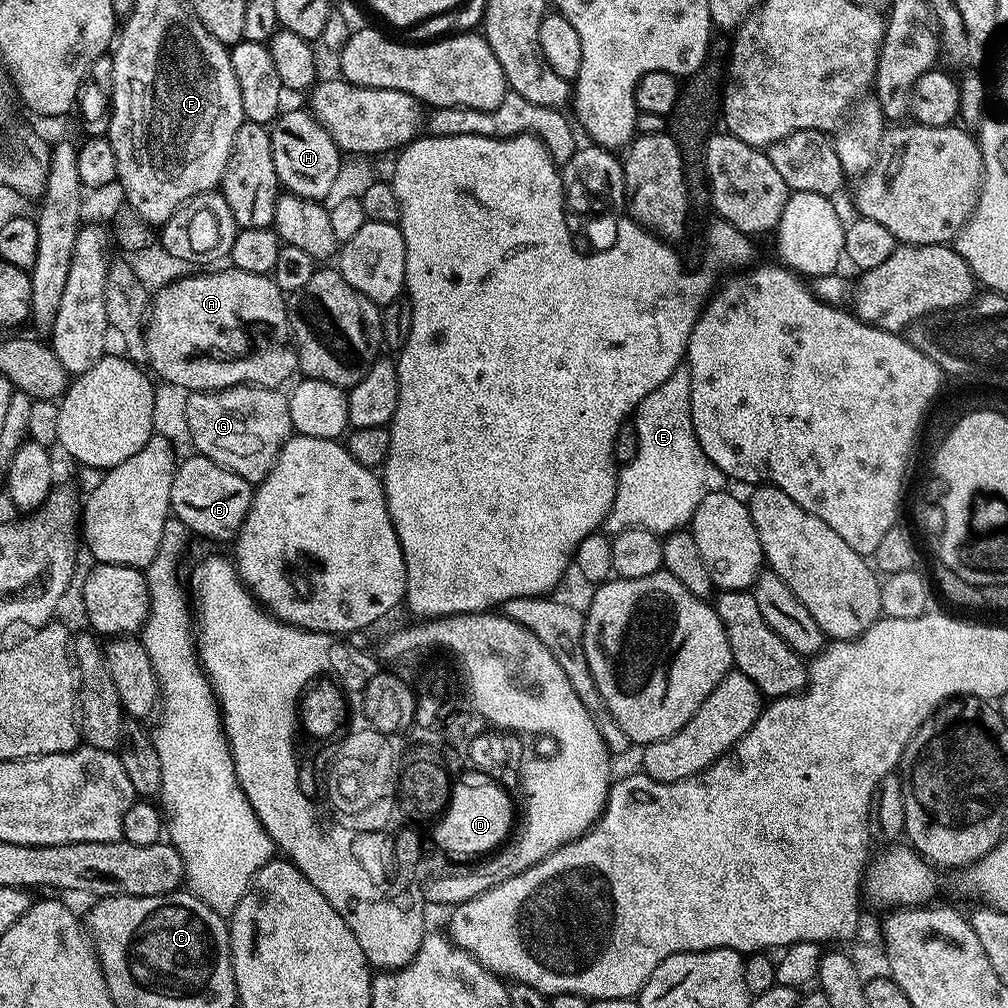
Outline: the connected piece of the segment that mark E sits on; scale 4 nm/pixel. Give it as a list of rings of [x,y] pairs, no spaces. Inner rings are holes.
[[[676,367],[674,374],[670,374],[670,378],[666,378],[666,382],[662,382],[662,386],[658,386],[658,390],[650,390],[650,394],[646,394],[646,398],[642,398],[642,402],[636,407],[634,413],[634,423],[638,430],[638,454],[634,458],[634,462],[623,465],[619,469],[616,477],[616,497],[612,503],[612,510],[608,513],[608,519],[606,521],[607,527],[612,527],[612,530],[619,530],[621,528],[645,528],[657,534],[666,534],[670,531],[680,530],[685,526],[691,525],[694,510],[698,510],[698,502],[702,502],[702,498],[707,498],[709,494],[725,491],[726,477],[722,470],[718,470],[718,466],[714,466],[714,462],[710,462],[710,458],[706,458],[706,454],[694,434],[692,407],[690,406],[690,374],[688,373],[687,367]]]

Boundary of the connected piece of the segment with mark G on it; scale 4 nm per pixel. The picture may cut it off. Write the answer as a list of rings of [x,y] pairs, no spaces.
[[[234,384],[231,388],[217,388],[215,390],[207,390],[205,392],[187,393],[188,401],[184,404],[184,420],[188,423],[188,436],[192,439],[192,444],[199,455],[210,458],[214,462],[218,462],[218,466],[229,468],[234,474],[238,474],[242,478],[246,478],[249,482],[259,482],[267,476],[269,469],[272,468],[273,462],[276,460],[277,453],[280,452],[281,445],[293,433],[293,426],[290,422],[290,406],[288,405],[287,395],[283,391],[274,388],[262,388],[259,384]]]

